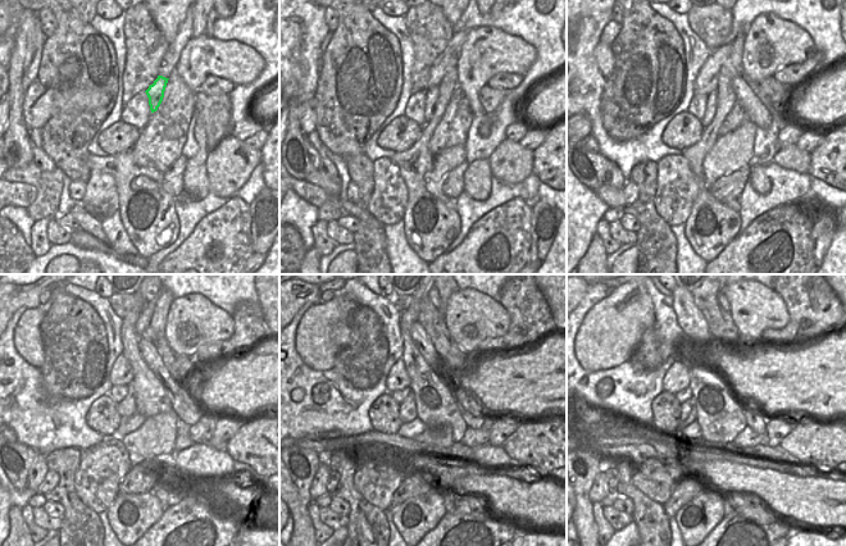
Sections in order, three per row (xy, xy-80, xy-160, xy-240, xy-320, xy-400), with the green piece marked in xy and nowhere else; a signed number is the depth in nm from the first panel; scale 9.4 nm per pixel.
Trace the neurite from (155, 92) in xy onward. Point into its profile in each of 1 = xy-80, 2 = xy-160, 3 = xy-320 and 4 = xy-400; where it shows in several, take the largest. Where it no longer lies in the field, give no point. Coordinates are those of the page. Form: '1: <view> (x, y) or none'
1: xy-80 (431, 94)
2: xy-160 (712, 104)
3: xy-320 (408, 412)
4: xy-400 (688, 414)

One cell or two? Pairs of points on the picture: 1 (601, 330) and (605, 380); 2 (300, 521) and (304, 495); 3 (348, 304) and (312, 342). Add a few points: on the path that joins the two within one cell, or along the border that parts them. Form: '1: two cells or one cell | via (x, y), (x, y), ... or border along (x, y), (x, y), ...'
1: two cells | border along (630, 359), (608, 369), (587, 371), (580, 364)
2: two cells | border along (292, 481), (300, 501), (306, 508)
3: one cell | via (339, 313), (321, 333)

